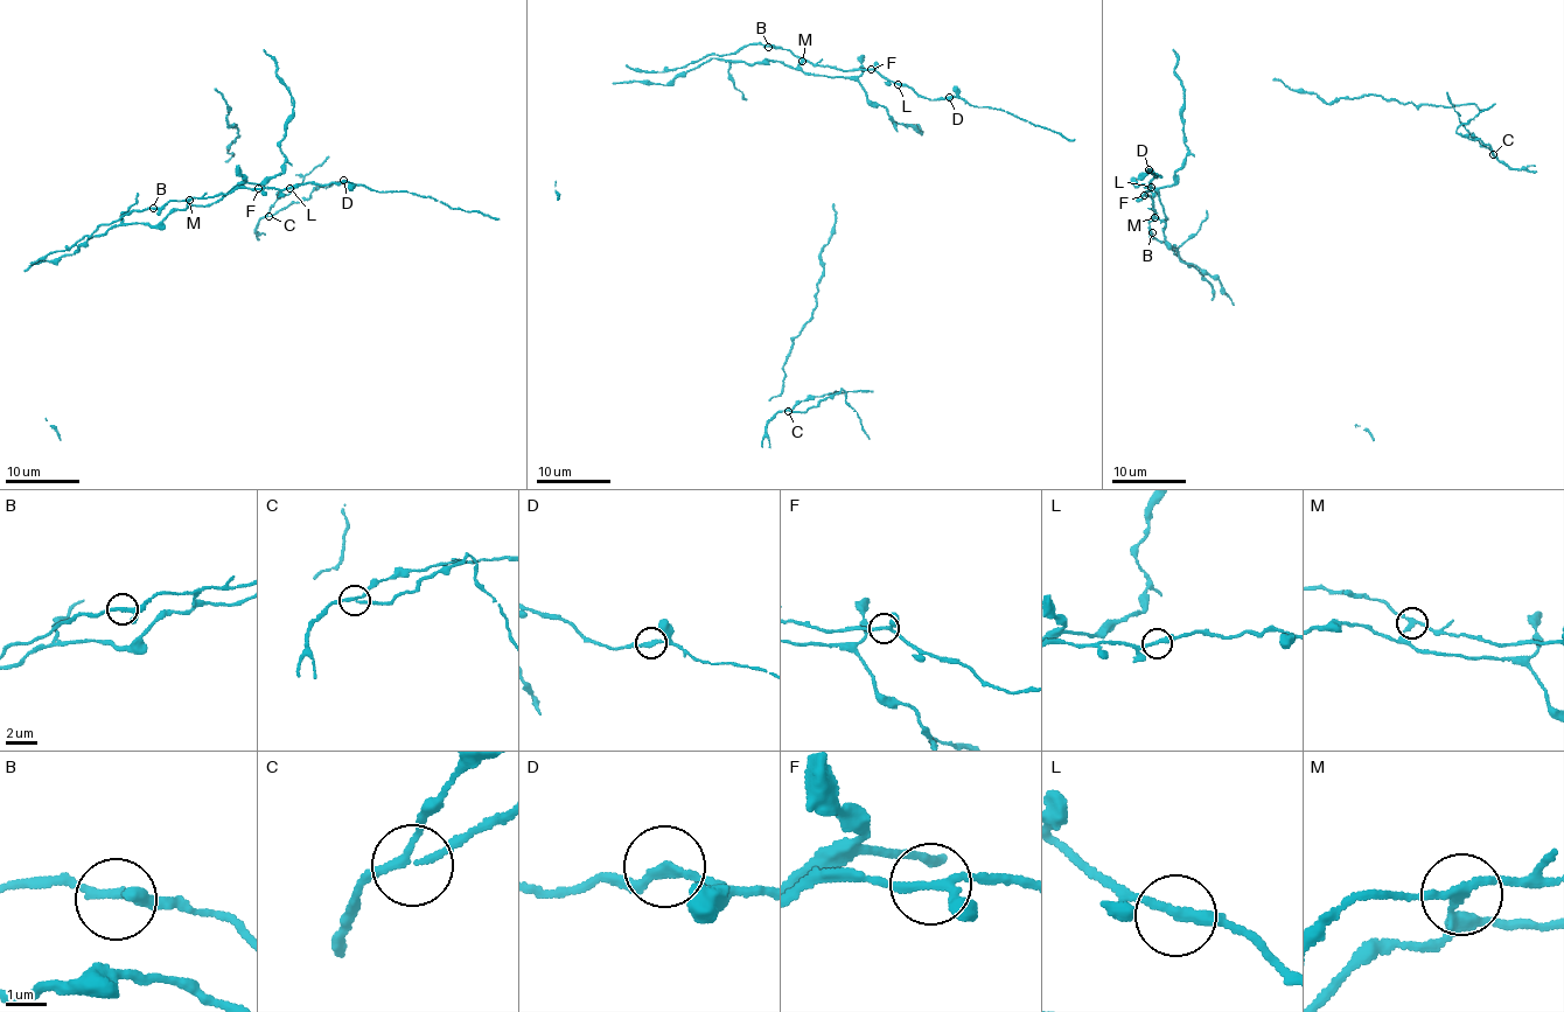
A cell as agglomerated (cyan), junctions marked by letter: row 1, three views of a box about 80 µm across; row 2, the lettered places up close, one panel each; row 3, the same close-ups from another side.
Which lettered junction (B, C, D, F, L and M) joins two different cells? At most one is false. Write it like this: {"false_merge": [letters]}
{"false_merge": ["M"]}

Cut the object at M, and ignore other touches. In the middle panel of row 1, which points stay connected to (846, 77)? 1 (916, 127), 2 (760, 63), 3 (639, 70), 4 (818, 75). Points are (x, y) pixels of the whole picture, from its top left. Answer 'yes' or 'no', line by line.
1: yes
2: yes
3: no
4: yes

